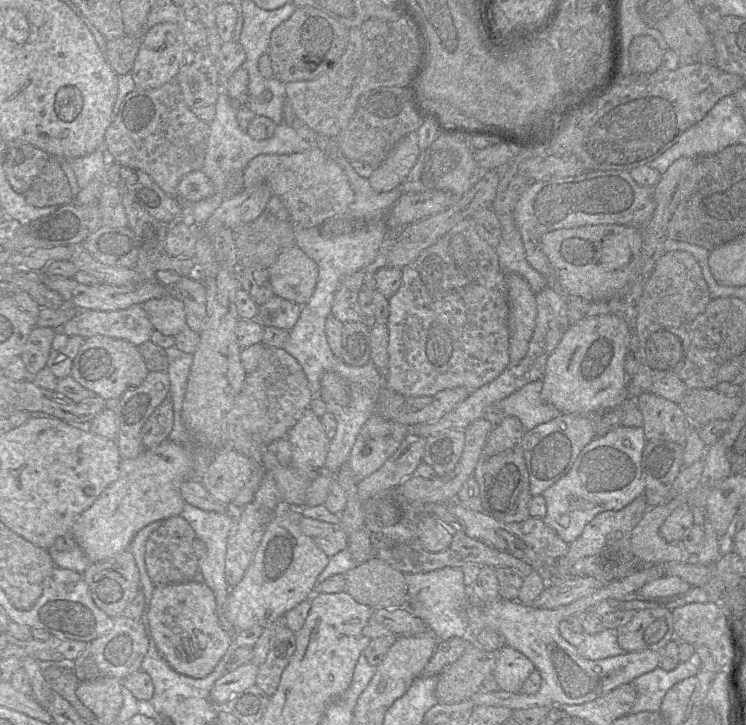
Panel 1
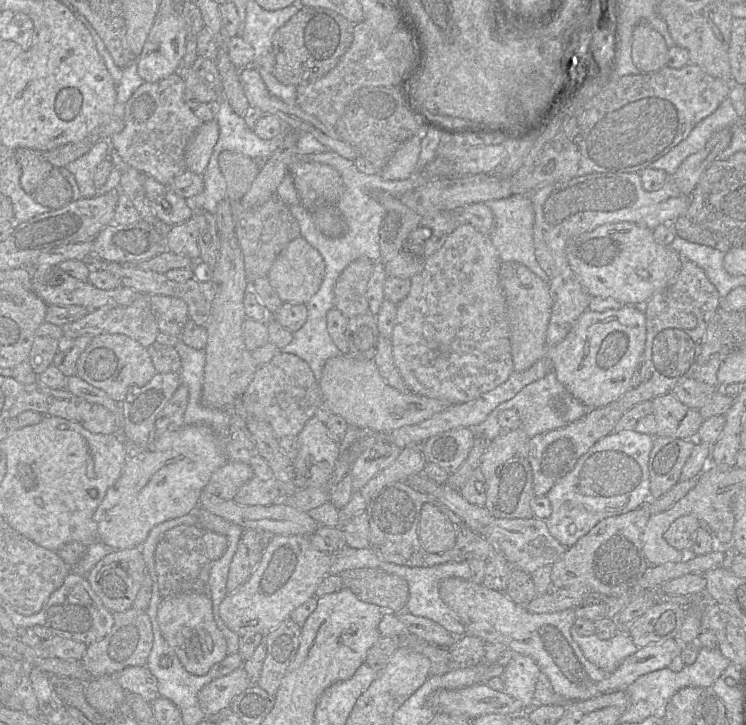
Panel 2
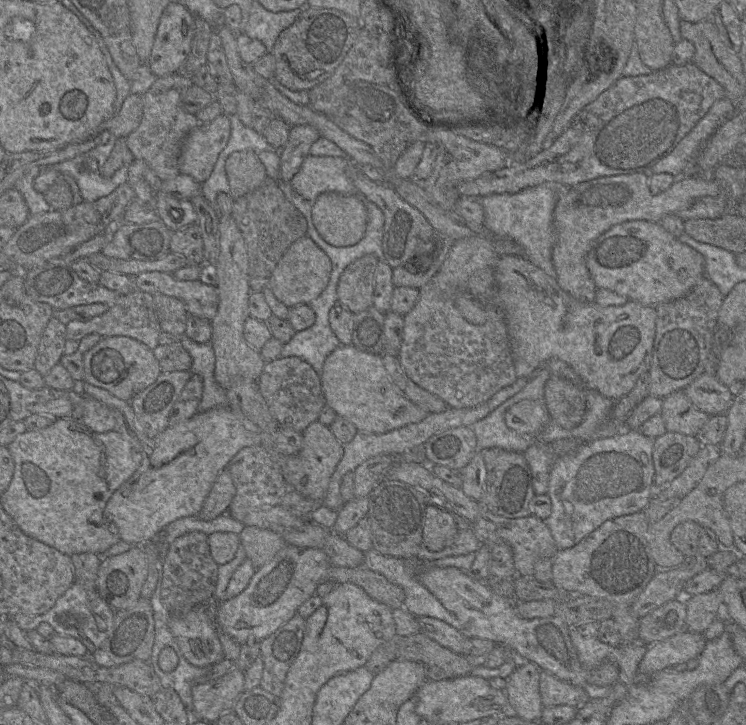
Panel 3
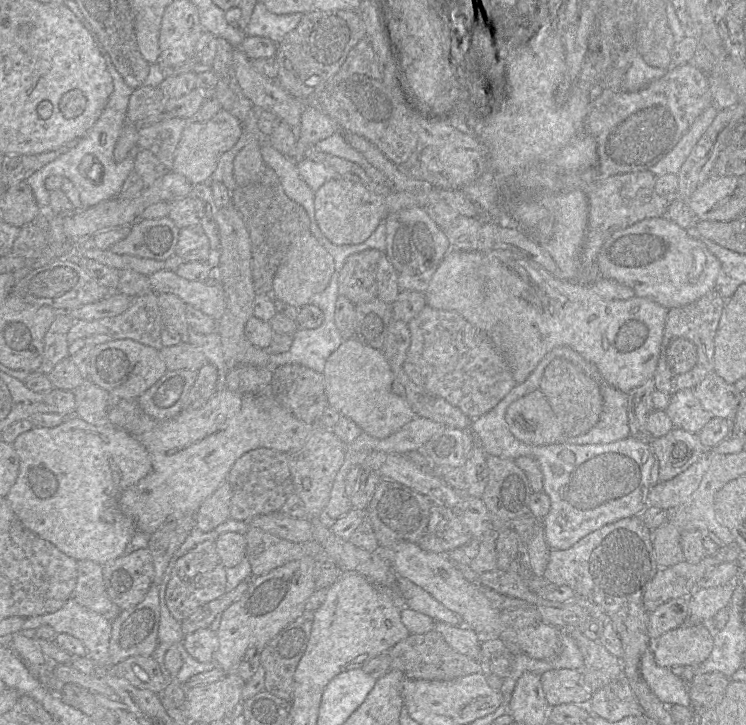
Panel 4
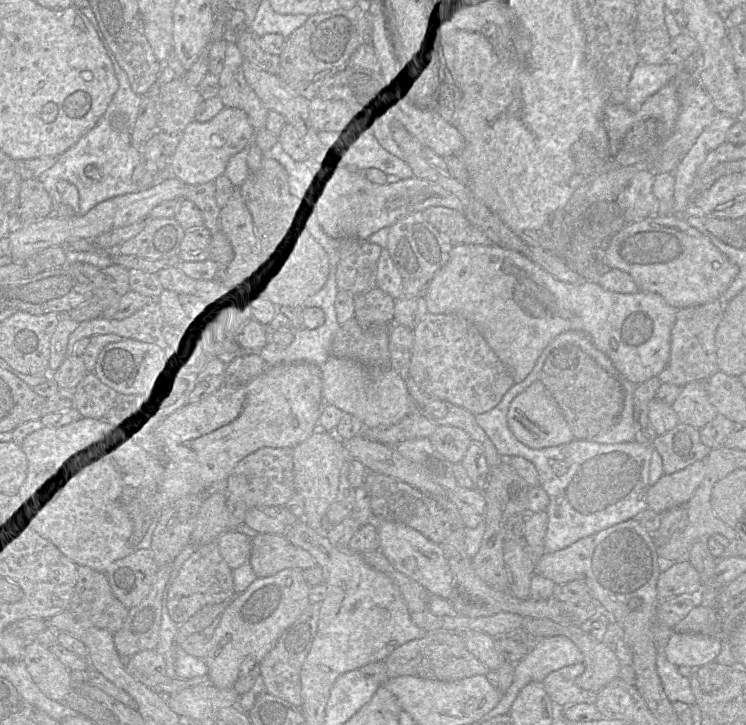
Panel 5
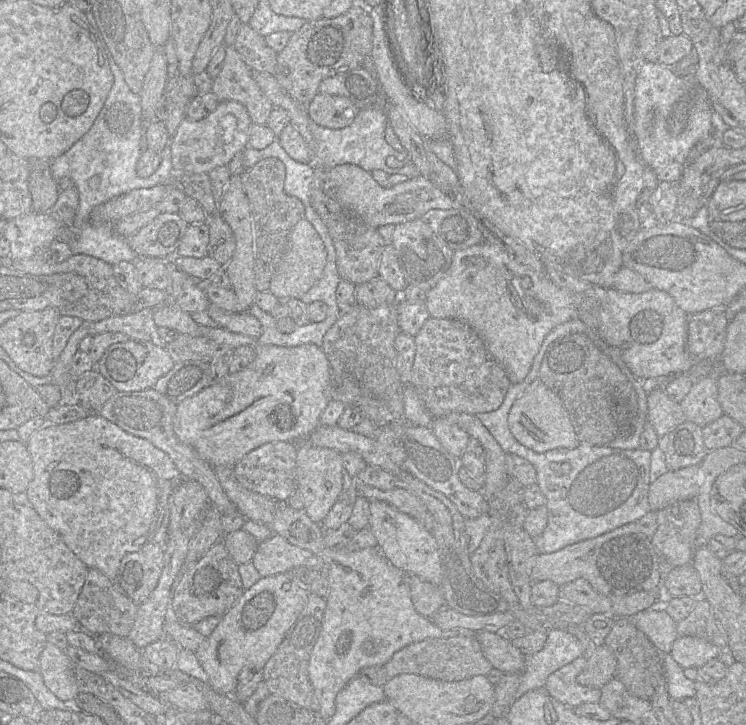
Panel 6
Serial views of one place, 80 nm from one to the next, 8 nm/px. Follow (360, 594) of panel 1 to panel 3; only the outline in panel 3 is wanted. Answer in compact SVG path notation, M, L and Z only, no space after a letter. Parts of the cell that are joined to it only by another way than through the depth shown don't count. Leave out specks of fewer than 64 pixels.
M332 565L326 572L326 579L335 583L353 583L361 587L367 595L391 609L403 608L404 590L388 581L383 575L361 565L354 568Z

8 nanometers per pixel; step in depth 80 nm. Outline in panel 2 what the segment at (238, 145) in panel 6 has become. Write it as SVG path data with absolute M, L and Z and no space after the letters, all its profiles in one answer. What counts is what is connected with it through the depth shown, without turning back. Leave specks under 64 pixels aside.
M216 120L203 123L195 132L185 149L187 170L198 175L204 174L218 141L219 132L219 125Z

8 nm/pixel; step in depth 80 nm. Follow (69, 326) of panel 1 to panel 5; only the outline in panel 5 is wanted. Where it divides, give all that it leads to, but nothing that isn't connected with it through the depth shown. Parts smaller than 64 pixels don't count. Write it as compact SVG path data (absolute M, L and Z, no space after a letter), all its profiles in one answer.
M156 299L125 319L100 317L80 322L69 337L66 354L73 355L77 341L103 334L116 334L122 338L149 343L159 350L164 350L166 345L161 336L164 326L164 318Z

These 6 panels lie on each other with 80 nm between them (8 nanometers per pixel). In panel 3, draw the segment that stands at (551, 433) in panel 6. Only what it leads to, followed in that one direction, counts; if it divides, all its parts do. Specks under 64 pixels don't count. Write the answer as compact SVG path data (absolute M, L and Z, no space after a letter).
M523 400L505 414L508 428L524 437L535 437L551 421L544 401Z

